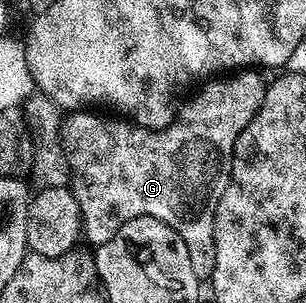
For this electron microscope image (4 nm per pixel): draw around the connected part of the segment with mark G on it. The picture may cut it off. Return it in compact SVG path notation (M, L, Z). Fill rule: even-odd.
M250 68L236 76L208 81L201 94L194 93L190 102L178 109L173 123L162 130L148 130L117 116L104 118L101 112L70 113L63 122L63 138L73 169L71 189L84 220L84 241L93 248L102 246L127 220L151 216L183 236L195 276L212 279L215 212L229 187L235 140L259 112L265 95L266 79L257 74Z

